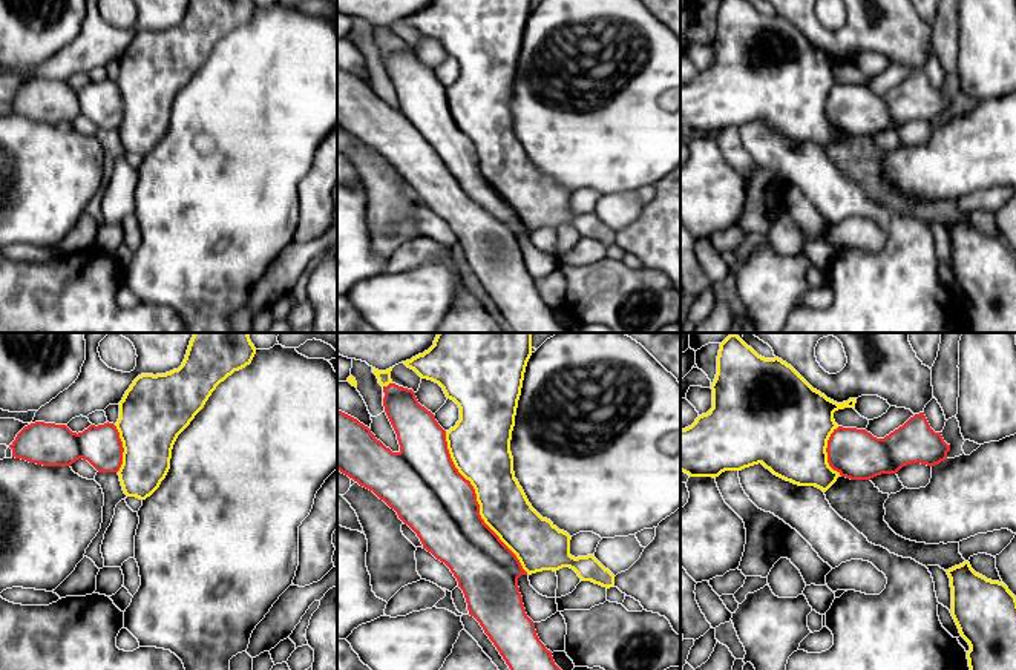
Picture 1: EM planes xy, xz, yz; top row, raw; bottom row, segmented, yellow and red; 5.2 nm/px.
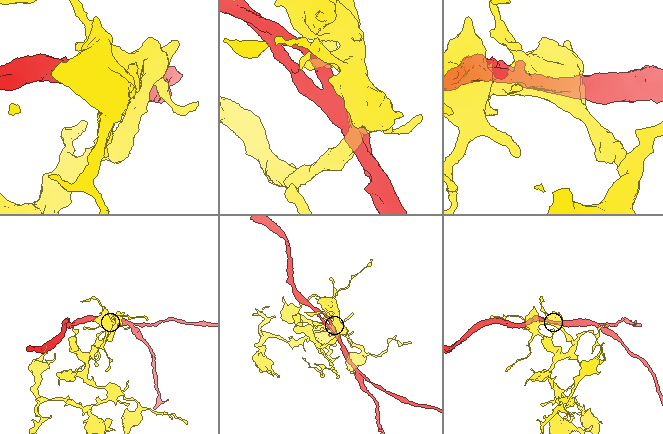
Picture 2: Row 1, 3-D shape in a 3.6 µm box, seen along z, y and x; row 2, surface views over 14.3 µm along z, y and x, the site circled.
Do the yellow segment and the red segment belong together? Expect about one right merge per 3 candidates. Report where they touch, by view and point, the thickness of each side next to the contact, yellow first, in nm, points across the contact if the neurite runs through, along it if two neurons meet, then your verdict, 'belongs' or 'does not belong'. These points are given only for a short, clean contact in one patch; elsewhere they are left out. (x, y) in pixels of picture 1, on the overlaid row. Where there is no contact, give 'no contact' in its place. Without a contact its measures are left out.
contact xz (477, 500); calibres 300 and 380 nm; belongs

